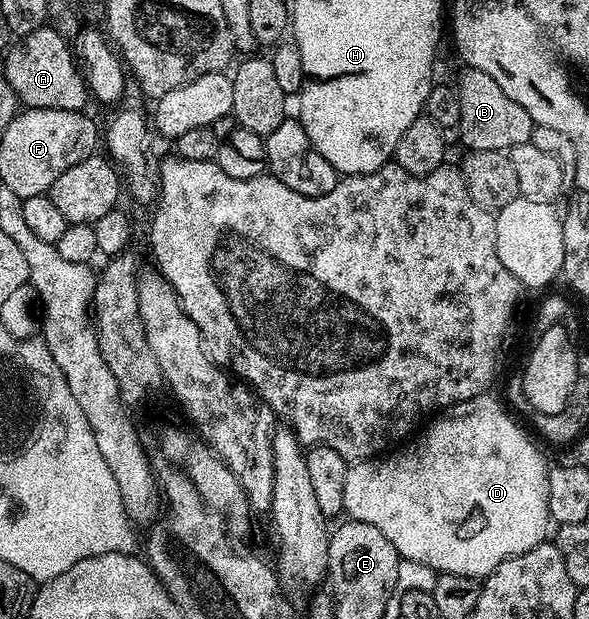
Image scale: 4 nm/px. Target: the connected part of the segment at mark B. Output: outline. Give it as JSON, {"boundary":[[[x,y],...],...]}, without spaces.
{"boundary":[[[465,68],[463,72],[456,86],[460,97],[461,115],[458,137],[461,137],[464,147],[472,151],[508,151],[516,145],[529,143],[536,126],[533,115],[519,102],[508,97],[488,73],[474,68]]]}

